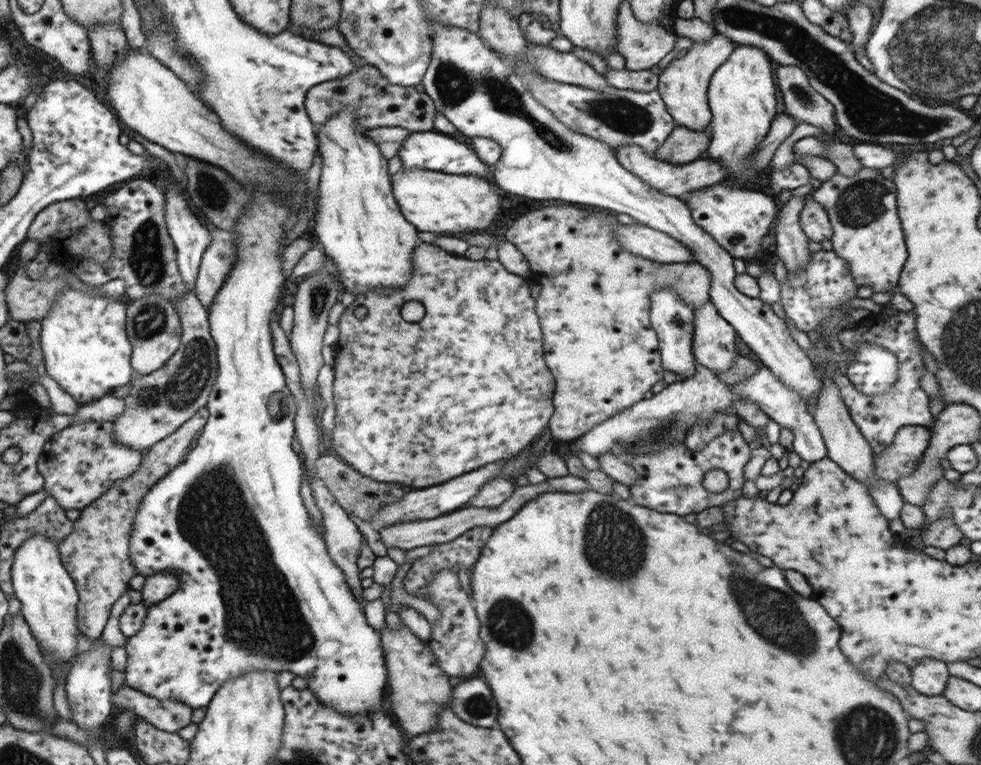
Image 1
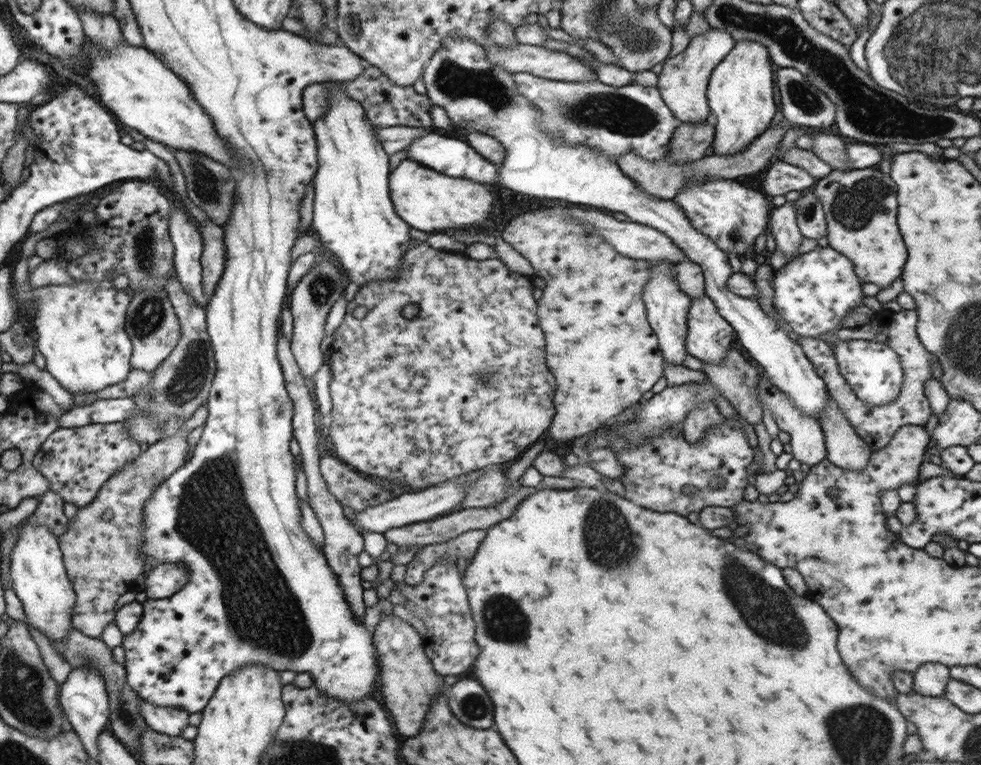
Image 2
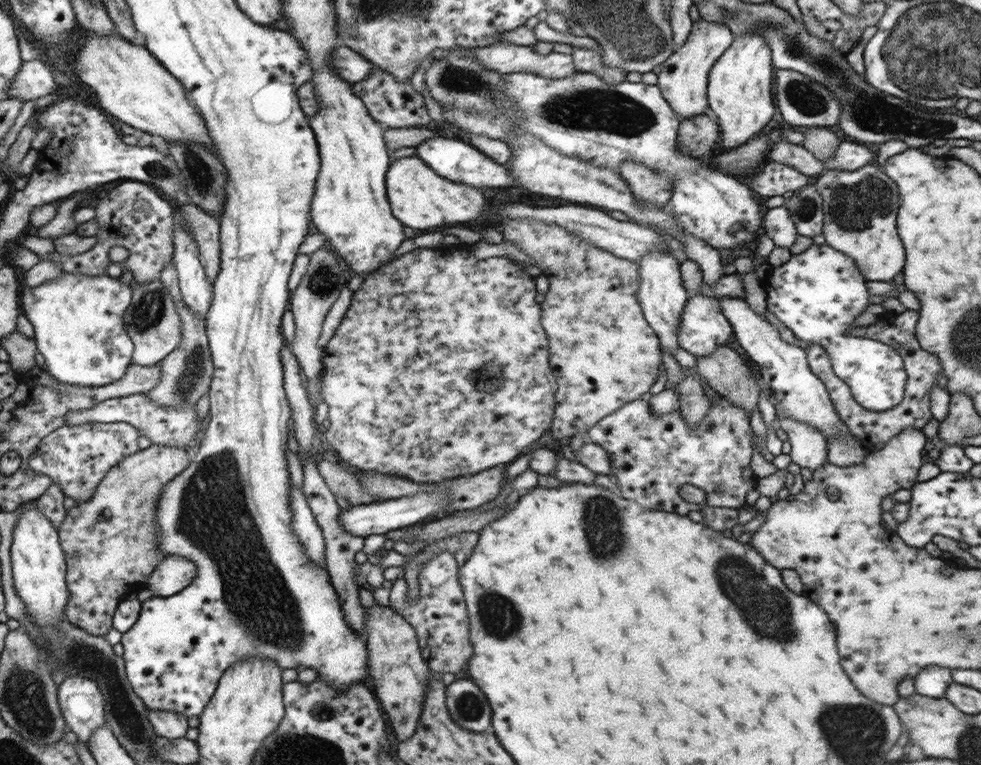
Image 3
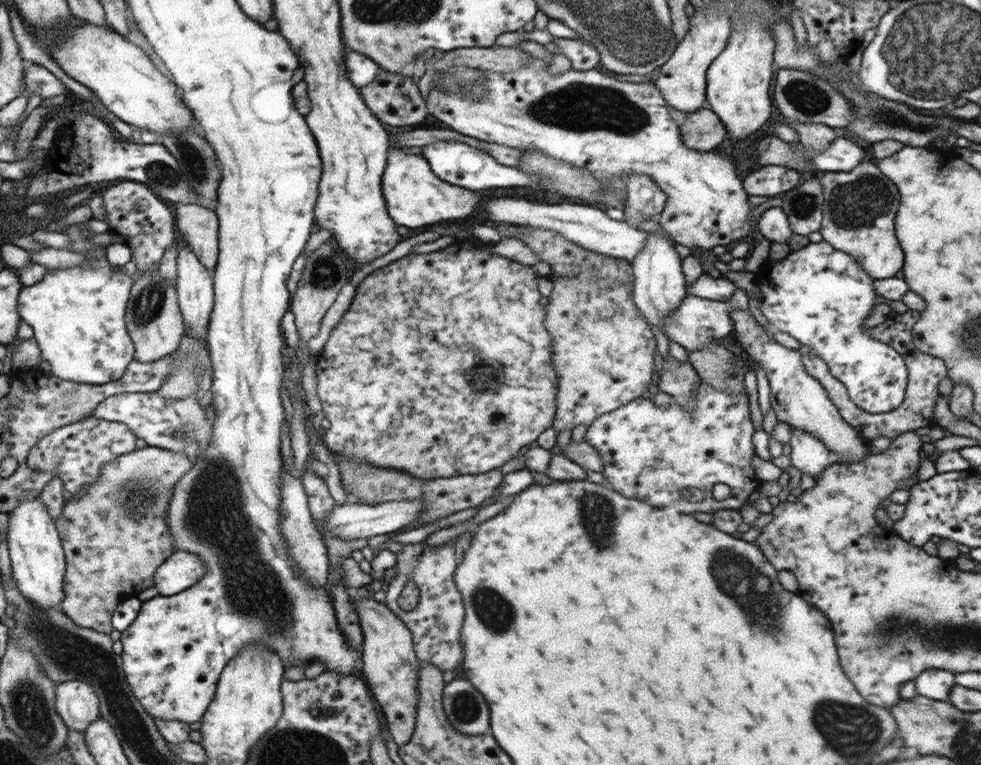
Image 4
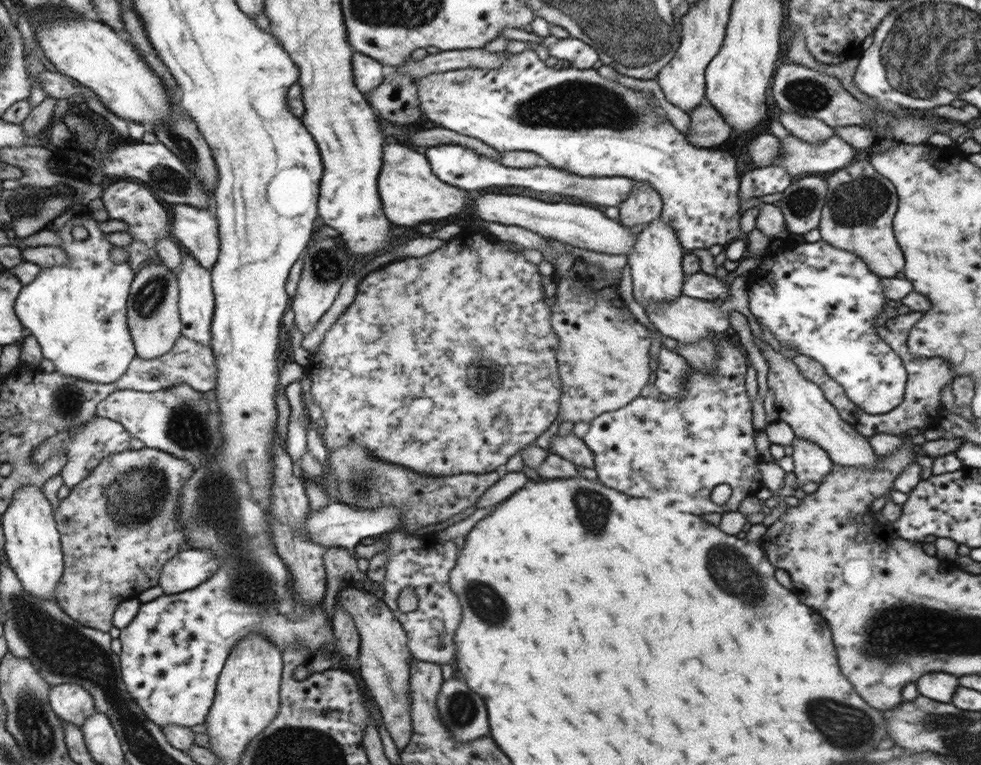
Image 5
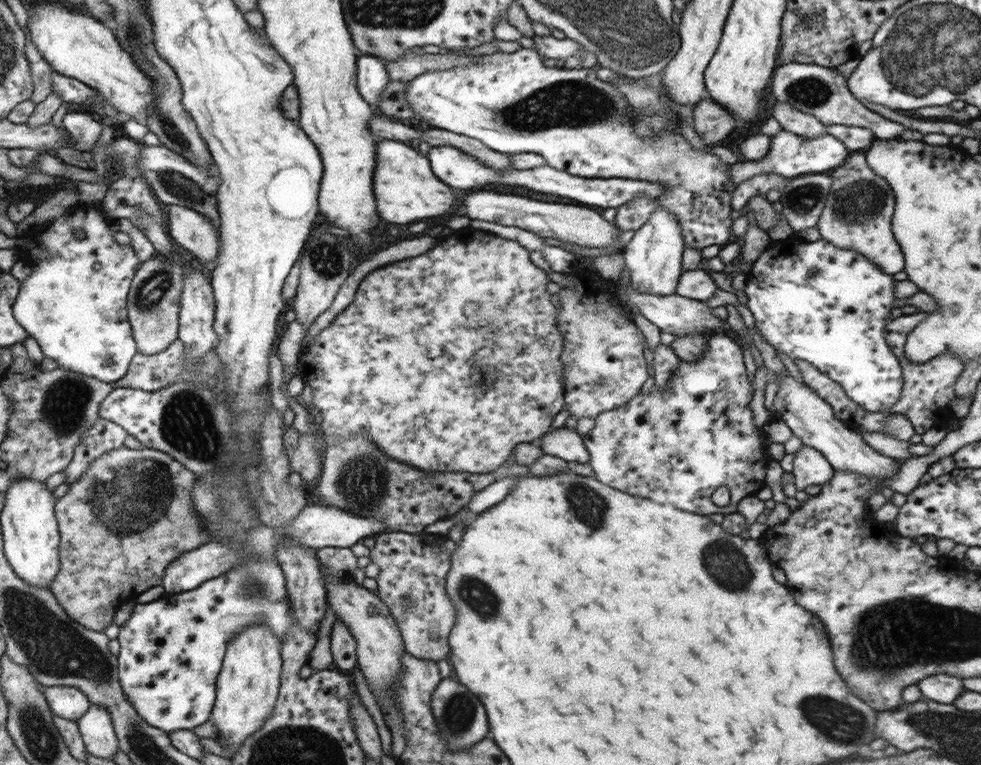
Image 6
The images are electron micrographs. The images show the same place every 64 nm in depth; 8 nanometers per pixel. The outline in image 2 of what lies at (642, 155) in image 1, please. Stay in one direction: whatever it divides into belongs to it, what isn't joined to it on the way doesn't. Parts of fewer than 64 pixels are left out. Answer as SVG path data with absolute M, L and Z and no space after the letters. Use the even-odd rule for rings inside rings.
M783 120L774 127L768 127L760 136L757 136L742 152L733 155L710 155L689 163L668 163L667 161L653 162L644 160L635 152L627 152L617 159L620 170L626 173L640 190L646 194L663 198L664 200L673 199L686 185L694 181L706 179L736 179L738 176L748 176L748 174L758 173L765 170L775 160L779 146L784 134L789 128L795 126L787 120Z

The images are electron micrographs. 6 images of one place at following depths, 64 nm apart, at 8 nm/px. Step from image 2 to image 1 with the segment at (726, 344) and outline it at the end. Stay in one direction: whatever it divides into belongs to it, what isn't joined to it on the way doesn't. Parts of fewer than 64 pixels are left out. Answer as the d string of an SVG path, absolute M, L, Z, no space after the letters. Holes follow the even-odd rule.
M712 302L693 310L694 337L692 355L701 366L712 372L730 370L738 351L736 330L720 316Z

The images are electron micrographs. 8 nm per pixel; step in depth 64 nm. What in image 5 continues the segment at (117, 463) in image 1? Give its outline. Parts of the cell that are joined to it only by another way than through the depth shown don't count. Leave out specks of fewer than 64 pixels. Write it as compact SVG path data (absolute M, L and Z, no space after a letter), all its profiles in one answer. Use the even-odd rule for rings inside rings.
M96 416L87 422L84 427L78 427L74 431L66 431L64 433L58 433L54 437L45 440L45 442L33 452L33 463L37 465L43 465L43 462L47 461L47 458L52 454L62 449L68 449L69 456L68 462L59 472L62 475L63 483L72 488L76 483L82 482L86 475L109 454L122 452L123 450L130 448L130 433L122 427L118 422L114 422L110 419L105 419L100 416Z

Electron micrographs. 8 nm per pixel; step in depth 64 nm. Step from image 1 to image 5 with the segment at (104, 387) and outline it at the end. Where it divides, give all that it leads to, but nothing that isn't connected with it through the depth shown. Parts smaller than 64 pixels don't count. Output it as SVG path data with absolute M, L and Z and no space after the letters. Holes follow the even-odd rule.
M90 214L76 215L71 219L69 226L57 233L61 236L59 247L67 254L69 261L42 268L32 282L24 285L19 300L15 302L16 317L19 317L24 328L28 328L30 335L40 345L43 358L54 364L56 372L64 376L110 384L126 374L131 361L138 355L126 318L134 272L130 270L128 259L124 262L112 261L110 256L115 246L106 240L105 233L98 228L98 220L94 220ZM73 226L84 226L88 230L88 238L74 239L70 233L70 227Z

